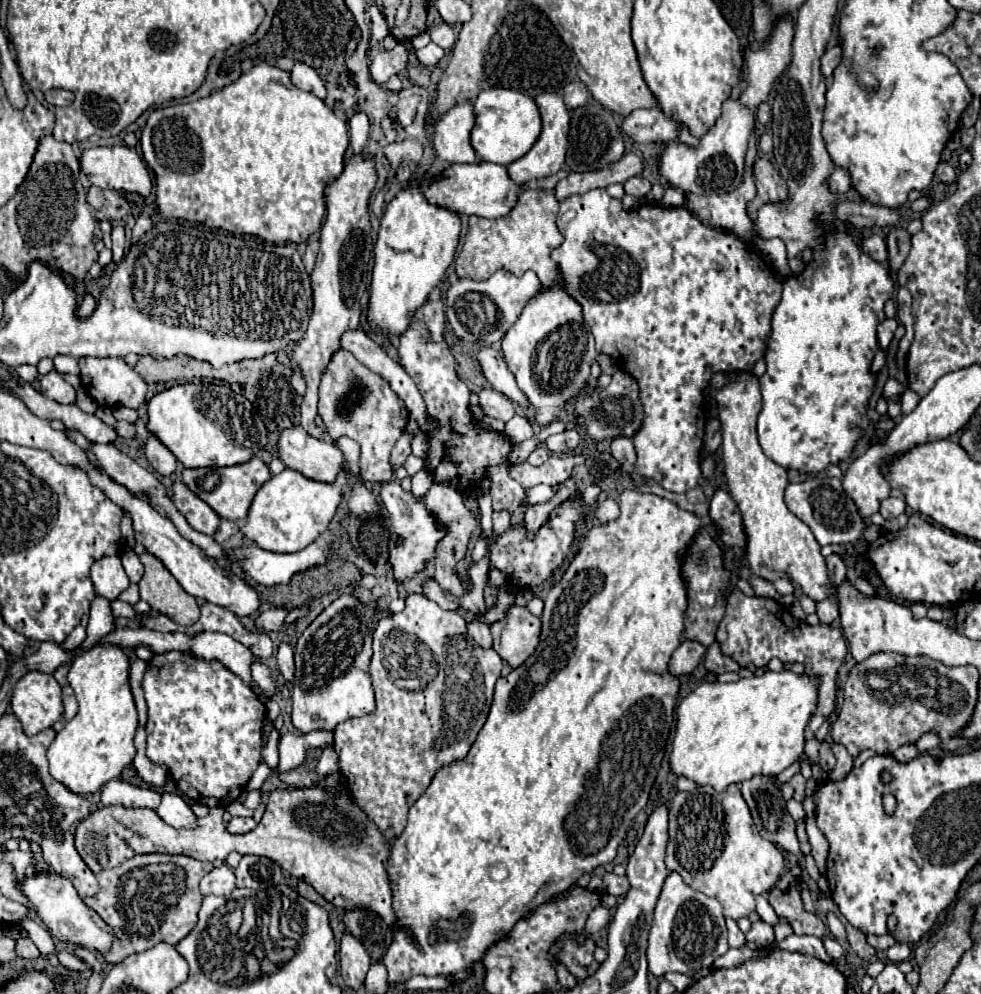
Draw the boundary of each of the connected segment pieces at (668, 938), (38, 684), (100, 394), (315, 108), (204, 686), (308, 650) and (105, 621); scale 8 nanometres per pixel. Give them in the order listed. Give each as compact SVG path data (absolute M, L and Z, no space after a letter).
M670 873L664 881L662 893L656 903L654 921L650 927L648 939L648 971L654 977L664 977L666 973L696 973L698 969L710 967L716 955L722 955L722 947L718 947L718 937L726 937L726 925L722 915L722 905L706 897L700 891L688 887L680 875Z
M30 671L14 685L10 707L26 735L38 735L62 721L60 691L56 679L40 671Z
M82 357L82 359L78 359L78 365L80 365L80 379L82 379L84 391L100 407L124 405L124 407L130 407L130 409L138 409L140 405L146 403L146 393L148 393L146 381L122 357L106 357L106 359Z
M260 63L252 67L248 73L244 73L236 83L226 85L220 91L214 91L212 95L190 101L190 103L178 103L170 107L162 107L150 113L148 123L140 137L142 155L144 161L152 167L156 173L156 205L160 209L160 215L164 219L186 219L192 223L204 223L212 229L224 229L230 233L242 233L242 235L256 235L270 243L302 243L312 233L316 233L322 225L322 217L326 213L326 187L336 181L342 175L344 169L344 153L348 149L348 127L346 121L338 119L334 111L330 111L322 99L318 99L312 93L300 91L298 87L292 87L288 73L282 69L276 69L268 63Z
M168 651L162 655L154 653L148 661L142 687L148 705L148 759L156 765L166 765L176 787L196 803L206 807L218 807L224 803L226 807L228 803L236 801L256 771L262 751L266 705L252 691L252 687L236 677L220 661L206 661L180 651Z
M352 595L338 597L330 607L326 607L298 637L298 645L294 649L296 657L296 677L292 687L292 723L298 731L332 731L338 723L350 717L362 717L374 711L374 691L368 679L368 659L372 657L372 631L368 625L372 623L372 611L354 599Z
M96 597L90 609L90 623L86 627L86 641L84 645L92 645L96 641L96 635L106 635L110 633L110 613L108 613L108 601Z

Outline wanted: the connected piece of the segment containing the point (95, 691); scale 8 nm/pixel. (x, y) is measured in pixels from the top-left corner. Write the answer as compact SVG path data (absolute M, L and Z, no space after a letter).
M108 645L84 651L72 661L68 683L76 693L78 713L74 719L66 721L48 747L50 775L72 793L90 797L102 791L108 781L122 775L124 767L130 765L136 755L132 739L138 717L128 685L128 667L130 661L126 653L120 647Z

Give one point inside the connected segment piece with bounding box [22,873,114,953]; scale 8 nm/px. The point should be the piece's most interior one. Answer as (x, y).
(56, 901)

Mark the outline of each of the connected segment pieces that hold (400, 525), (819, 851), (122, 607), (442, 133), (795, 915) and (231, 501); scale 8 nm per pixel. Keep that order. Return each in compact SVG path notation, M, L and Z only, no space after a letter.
M382 483L380 497L384 507L390 513L392 531L398 535L398 539L392 543L390 549L390 563L394 567L394 577L398 581L414 577L418 571L422 571L430 561L434 561L434 547L442 539L442 529L436 523L436 517L426 513L426 507L422 501L416 501L410 497L410 493L404 493L400 483Z
M806 819L806 833L808 833L808 839L810 839L810 845L812 845L812 855L816 859L816 865L820 869L820 873L824 875L824 869L826 869L826 857L828 857L828 839L826 835L820 831L820 827L816 825L816 819Z
M120 599L112 601L112 603L110 603L110 609L112 609L112 615L114 615L114 617L136 617L136 619L140 619L140 615L134 613L134 609L132 609L128 603L120 601Z
M472 101L452 105L434 125L432 141L438 159L448 163L474 163L476 151L470 143L470 131L476 123Z
M796 863L792 869L788 869L776 883L774 889L770 889L770 905L774 907L776 915L786 919L786 923L794 929L794 935L824 935L824 923L818 915L804 911L802 905L802 891L806 889L806 881L802 879L802 867Z
M252 459L242 465L232 465L232 467L222 467L222 469L182 469L182 483L204 503L208 503L222 519L228 521L240 521L246 519L248 507L256 495L256 491L270 479L268 467L262 463L262 459Z

